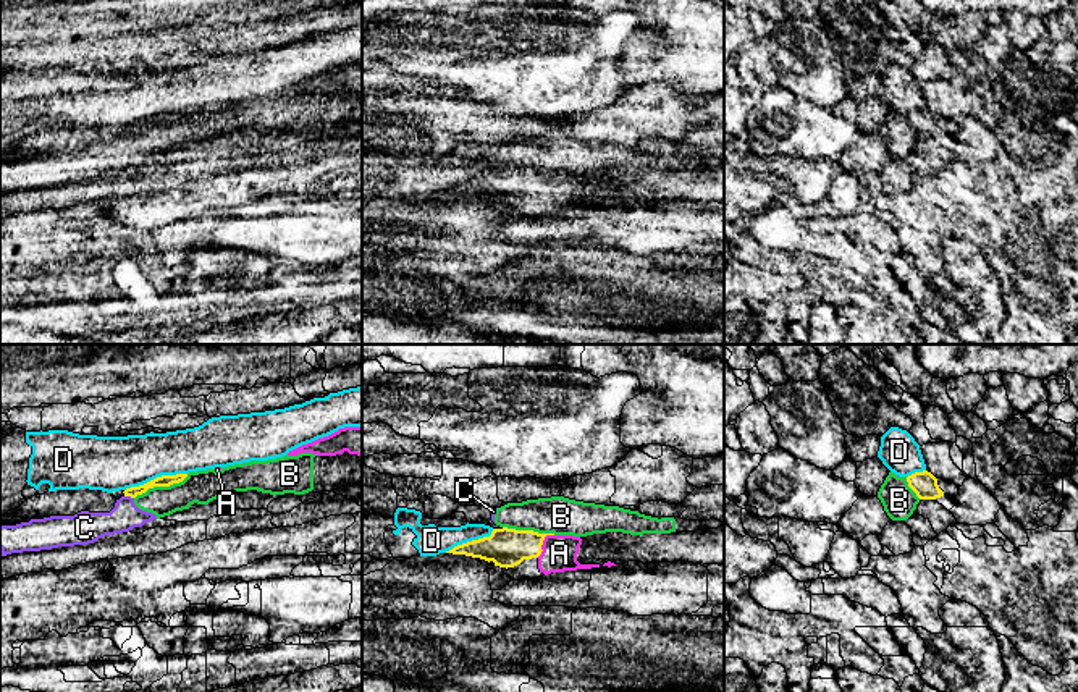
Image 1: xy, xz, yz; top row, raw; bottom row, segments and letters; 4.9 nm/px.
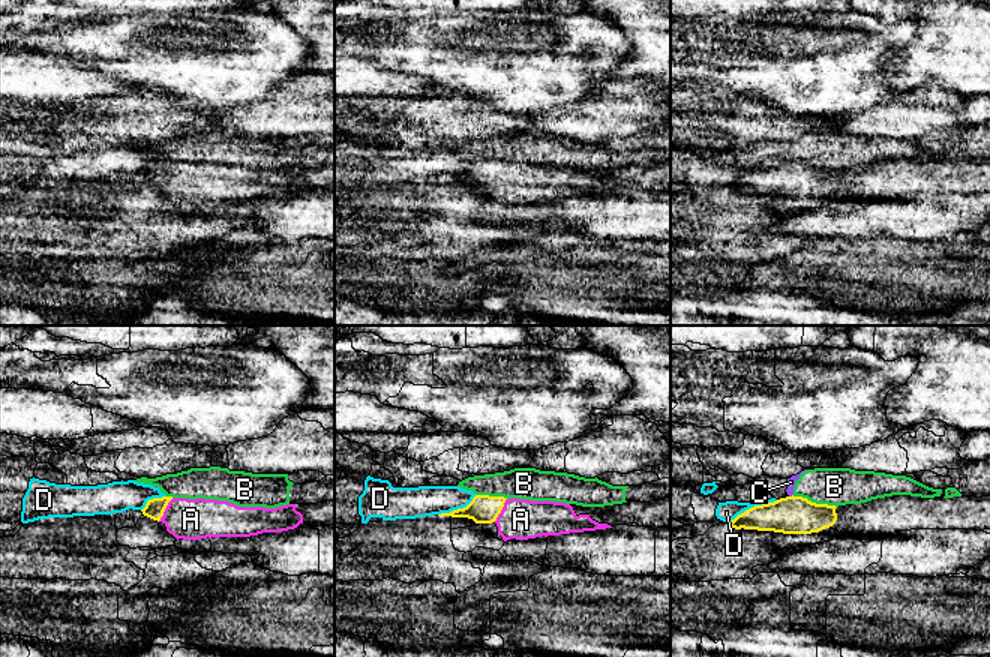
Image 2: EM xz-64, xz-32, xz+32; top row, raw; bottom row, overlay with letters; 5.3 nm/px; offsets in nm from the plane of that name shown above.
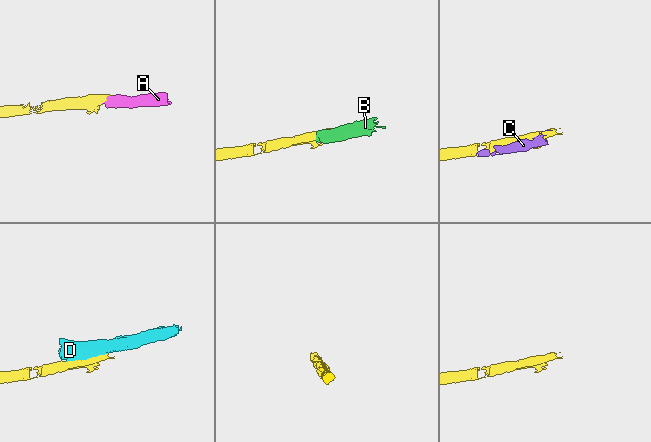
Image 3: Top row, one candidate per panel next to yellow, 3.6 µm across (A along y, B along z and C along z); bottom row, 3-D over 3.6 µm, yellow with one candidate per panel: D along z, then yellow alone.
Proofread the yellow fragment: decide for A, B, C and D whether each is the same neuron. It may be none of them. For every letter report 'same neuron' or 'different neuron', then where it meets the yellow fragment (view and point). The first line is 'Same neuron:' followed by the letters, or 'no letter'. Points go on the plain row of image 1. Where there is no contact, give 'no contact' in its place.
Same neuron: A
A: same neuron | xz (542, 181)
B: different neuron | xy (160, 123)
C: different neuron | xy (130, 133)
D: different neuron | xy (157, 115)

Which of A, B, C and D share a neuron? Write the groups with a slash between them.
A / B C / D

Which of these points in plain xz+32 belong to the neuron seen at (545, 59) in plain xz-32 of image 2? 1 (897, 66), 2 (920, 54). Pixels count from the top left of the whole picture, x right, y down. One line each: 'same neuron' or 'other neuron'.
1: other neuron
2: other neuron

